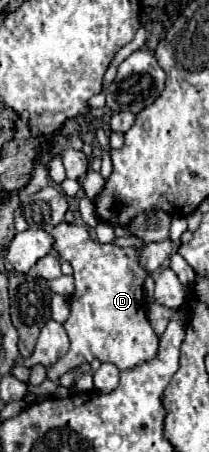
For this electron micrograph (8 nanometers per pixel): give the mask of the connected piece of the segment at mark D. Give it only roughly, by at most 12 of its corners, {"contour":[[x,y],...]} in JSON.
{"contour":[[61,223],[73,267],[57,375],[99,359],[119,371],[157,353],[139,249]]}

